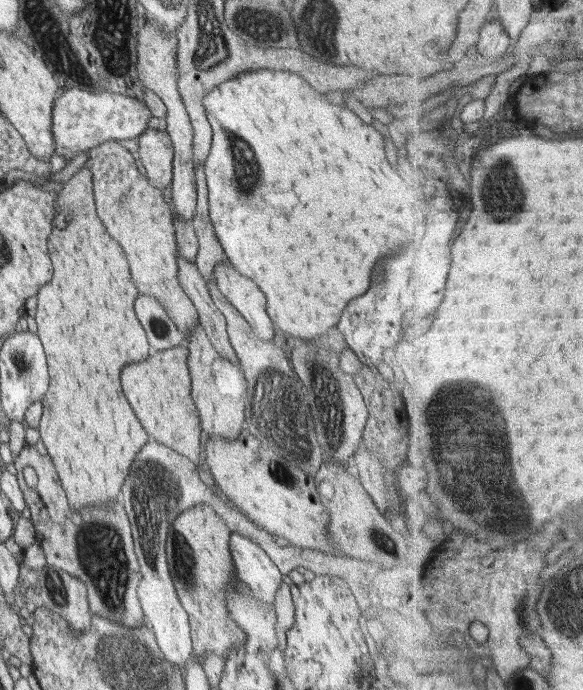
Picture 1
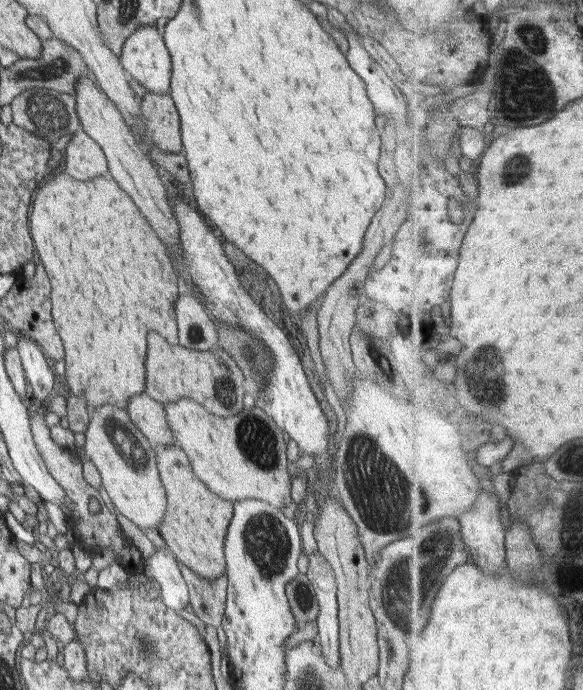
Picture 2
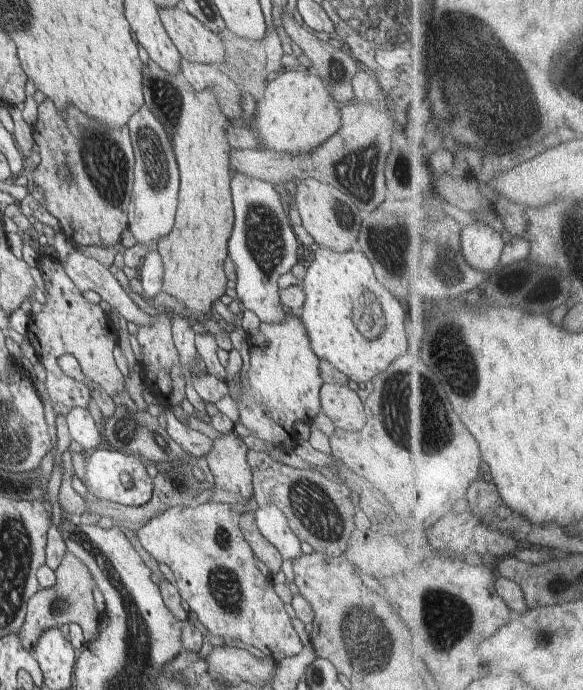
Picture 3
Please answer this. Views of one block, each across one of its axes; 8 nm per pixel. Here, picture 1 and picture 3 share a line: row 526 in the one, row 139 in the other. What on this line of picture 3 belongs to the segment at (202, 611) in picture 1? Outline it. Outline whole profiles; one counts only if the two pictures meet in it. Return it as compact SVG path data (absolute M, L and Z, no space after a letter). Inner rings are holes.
M152 59L143 64L143 97L145 105L160 120L170 135L179 170L179 201L172 230L157 242L157 250L165 266L163 292L183 302L194 319L210 316L214 301L225 294L226 274L224 262L229 257L228 241L233 229L235 214L231 195L230 161L232 146L227 139L230 124L221 109L217 94L212 89L197 91L181 72L169 73Z

